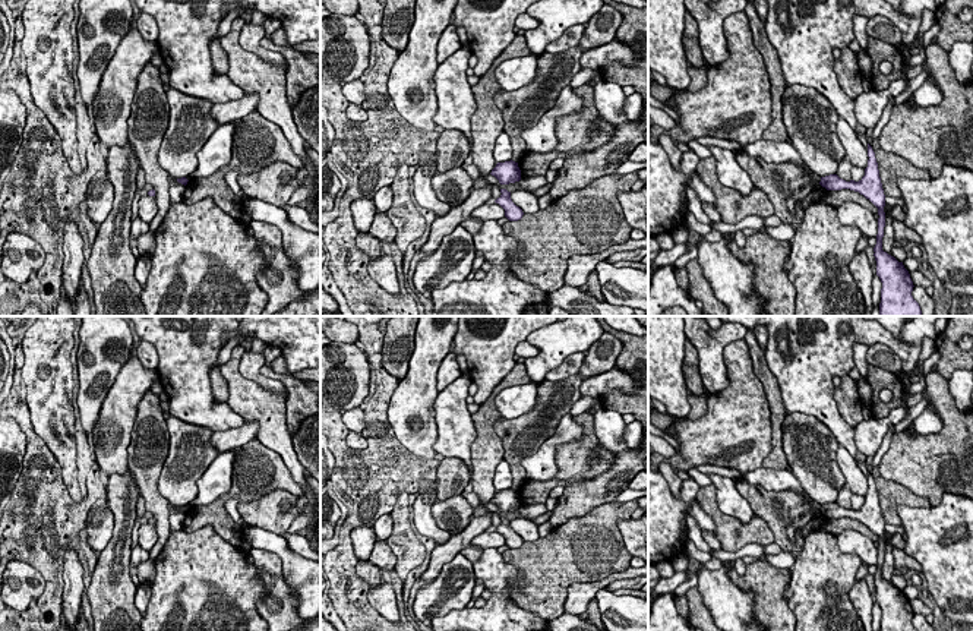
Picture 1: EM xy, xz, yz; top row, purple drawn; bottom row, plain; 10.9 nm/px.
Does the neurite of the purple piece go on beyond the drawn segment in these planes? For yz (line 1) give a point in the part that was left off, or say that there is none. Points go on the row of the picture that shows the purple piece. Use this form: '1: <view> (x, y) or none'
1: none

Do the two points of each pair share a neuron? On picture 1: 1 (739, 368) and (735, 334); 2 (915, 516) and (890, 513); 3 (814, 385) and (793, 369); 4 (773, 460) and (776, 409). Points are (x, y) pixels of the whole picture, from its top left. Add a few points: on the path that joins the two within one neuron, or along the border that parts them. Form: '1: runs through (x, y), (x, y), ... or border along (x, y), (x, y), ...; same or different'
1: border along (744, 338), (733, 340), (723, 349), (727, 375); different
2: border along (931, 507), (899, 505), (896, 511); different
3: runs through (809, 381), (798, 369); same
4: runs through (777, 447), (777, 422); same

